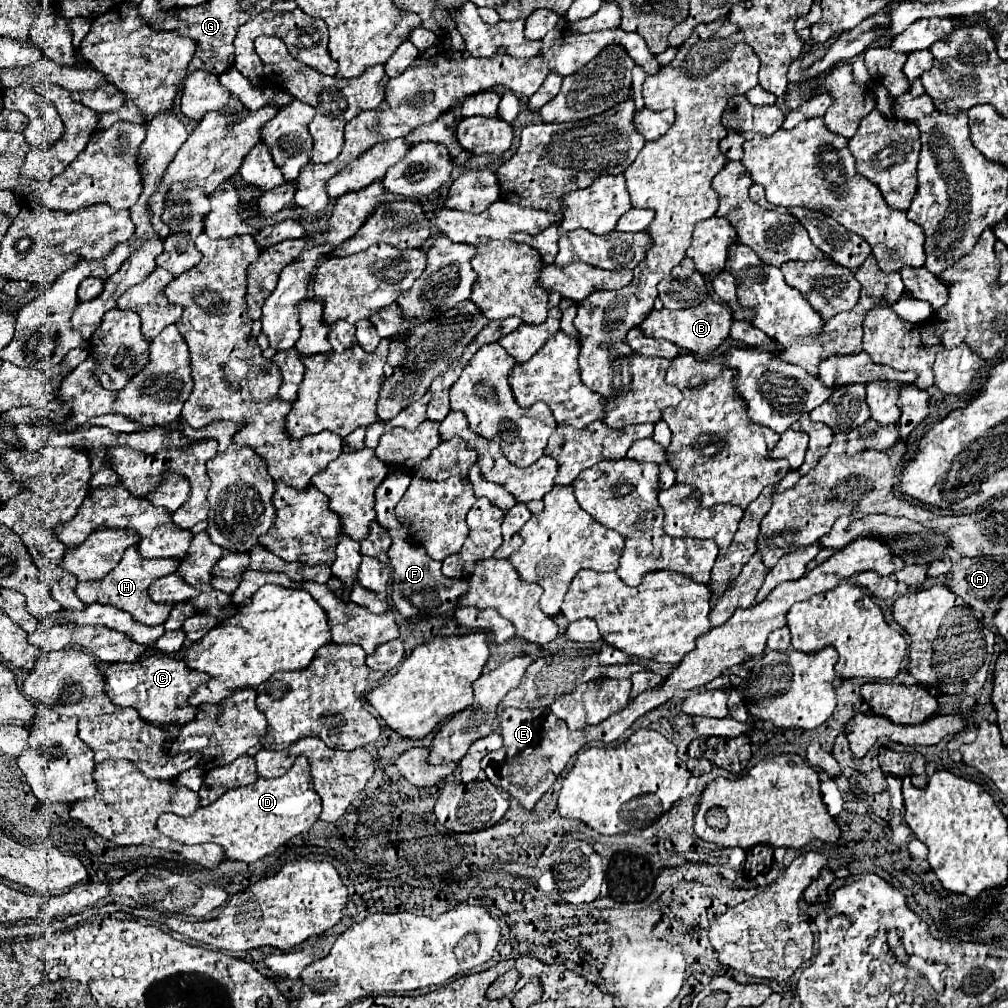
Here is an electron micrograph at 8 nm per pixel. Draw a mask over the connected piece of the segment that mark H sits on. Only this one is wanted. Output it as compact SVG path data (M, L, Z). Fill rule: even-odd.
M131 546L125 550L121 562L105 578L95 580L95 582L79 582L75 592L77 592L79 600L85 602L87 606L89 604L111 604L119 610L129 612L137 622L143 622L147 626L157 626L167 620L169 612L173 610L173 604L155 604L151 600L151 596L147 594L147 588L157 578L177 572L179 564L181 564L181 560L171 560L171 558L153 558L153 560L143 558L143 556L139 556L139 550L135 546Z

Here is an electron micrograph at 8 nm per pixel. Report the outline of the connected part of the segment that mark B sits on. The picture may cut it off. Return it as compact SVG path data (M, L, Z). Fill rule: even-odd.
M707 298L703 304L695 306L695 308L687 308L687 310L653 310L645 322L641 324L645 336L651 338L663 338L663 340L671 340L673 344L685 348L687 352L695 352L703 358L713 358L715 350L723 344L723 340L729 336L731 330L731 312L727 310L727 306L715 302L715 298Z

